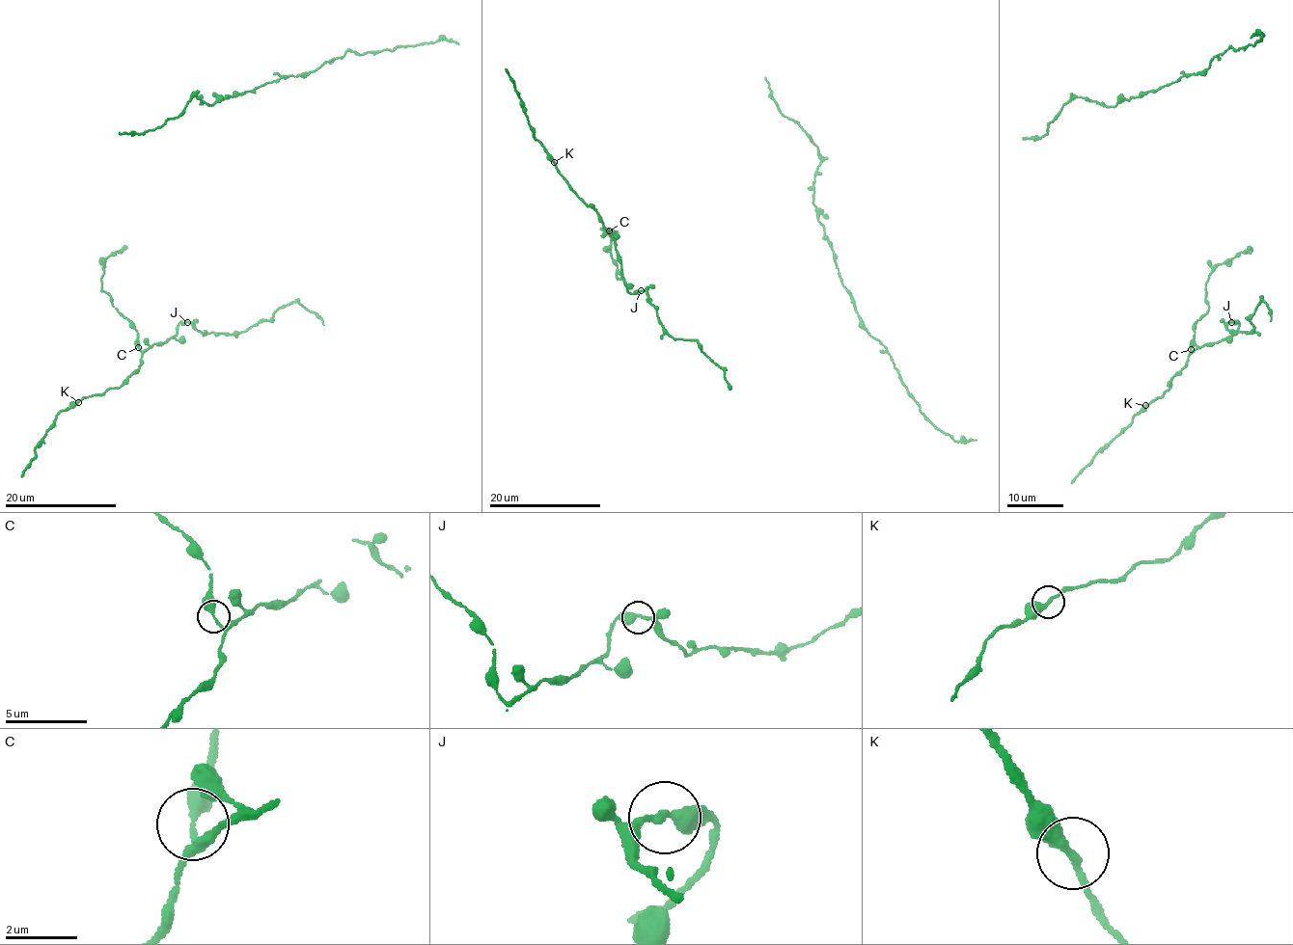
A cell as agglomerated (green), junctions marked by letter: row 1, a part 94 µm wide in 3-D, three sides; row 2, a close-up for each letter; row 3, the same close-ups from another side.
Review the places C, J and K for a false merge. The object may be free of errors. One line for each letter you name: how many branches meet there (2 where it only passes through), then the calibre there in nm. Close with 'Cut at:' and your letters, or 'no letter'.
Cut at: no letter

